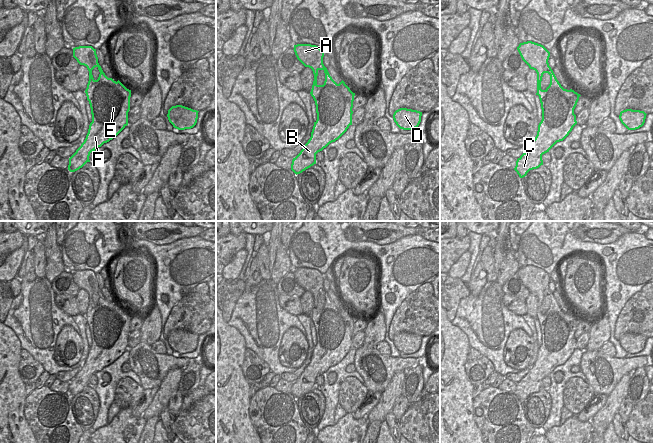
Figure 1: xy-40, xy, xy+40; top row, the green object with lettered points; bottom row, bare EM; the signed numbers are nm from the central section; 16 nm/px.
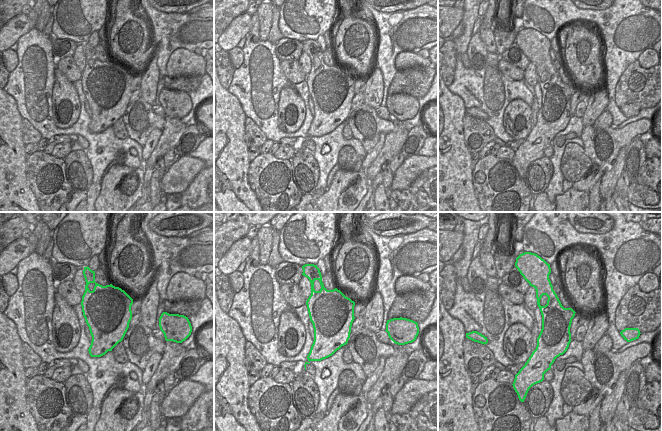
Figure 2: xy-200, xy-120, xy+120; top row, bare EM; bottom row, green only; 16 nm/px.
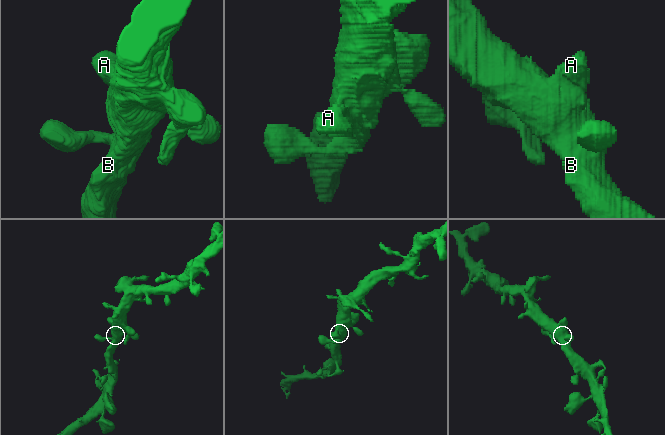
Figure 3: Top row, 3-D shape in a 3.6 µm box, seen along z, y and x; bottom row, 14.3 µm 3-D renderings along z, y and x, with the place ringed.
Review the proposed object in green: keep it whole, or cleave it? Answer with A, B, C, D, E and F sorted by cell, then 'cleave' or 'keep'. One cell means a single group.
A B C D E F; keep

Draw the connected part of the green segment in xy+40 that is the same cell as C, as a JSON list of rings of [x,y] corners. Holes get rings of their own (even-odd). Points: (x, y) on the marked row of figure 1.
[[[527,41],[520,43],[517,50],[522,60],[537,73],[536,95],[539,96],[542,109],[537,135],[517,159],[514,168],[519,177],[523,178],[530,170],[543,165],[542,155],[549,152],[557,142],[563,141],[577,124],[574,109],[581,95],[561,86],[548,63],[550,52],[543,45]],[[544,73],[550,75],[550,84],[542,90]]]

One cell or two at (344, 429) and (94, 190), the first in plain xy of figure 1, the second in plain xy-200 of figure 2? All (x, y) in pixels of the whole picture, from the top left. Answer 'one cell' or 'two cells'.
two cells

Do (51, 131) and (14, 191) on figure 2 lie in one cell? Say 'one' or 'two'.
two

